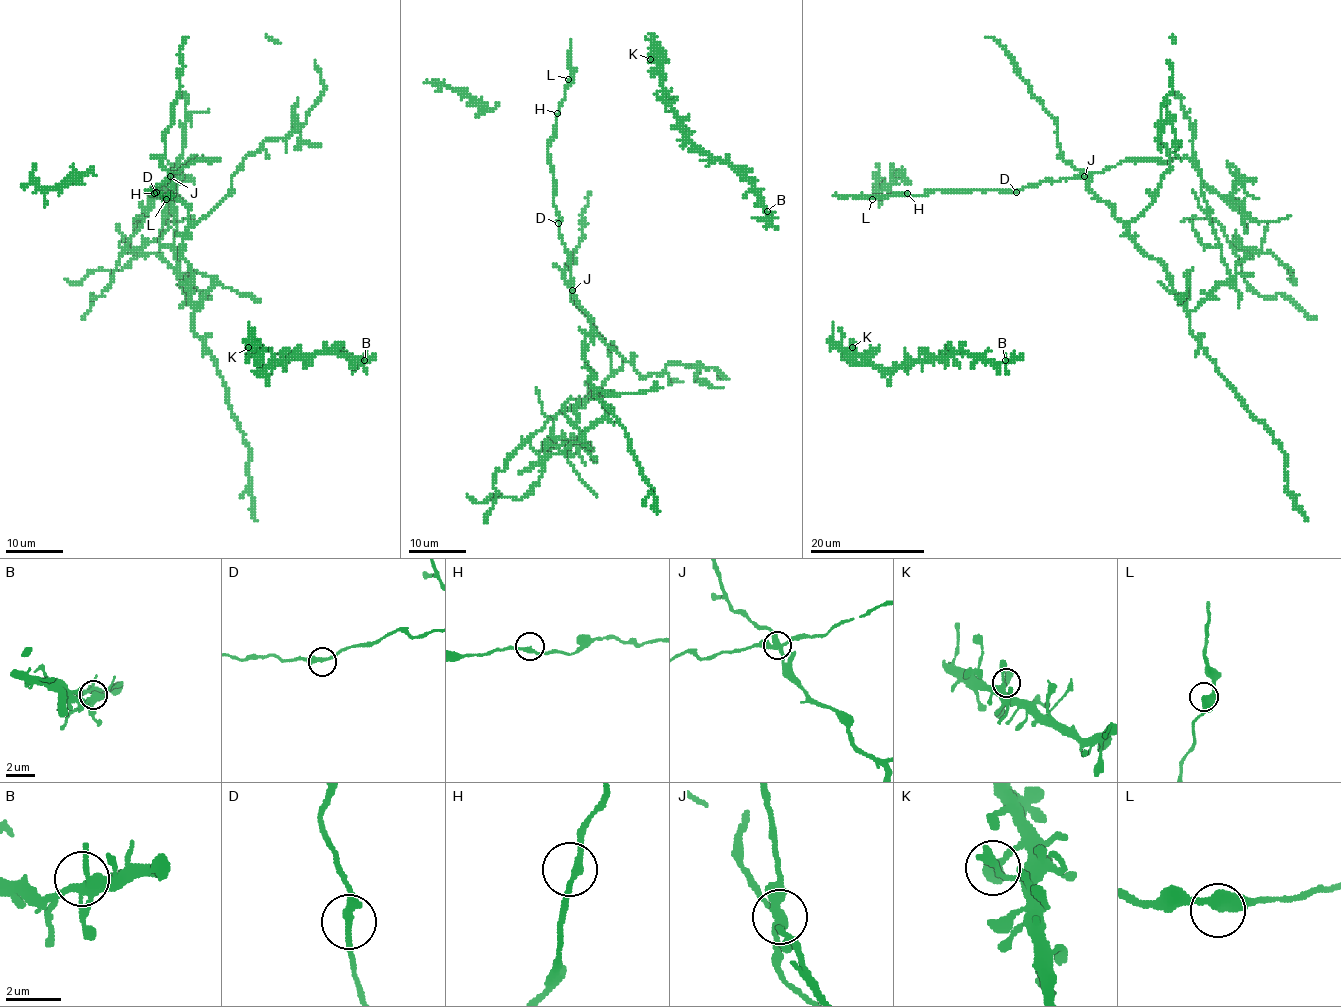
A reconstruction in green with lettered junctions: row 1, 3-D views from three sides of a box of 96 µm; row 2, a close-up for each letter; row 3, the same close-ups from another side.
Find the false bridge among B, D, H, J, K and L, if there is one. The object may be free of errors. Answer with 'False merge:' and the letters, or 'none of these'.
False merge: J

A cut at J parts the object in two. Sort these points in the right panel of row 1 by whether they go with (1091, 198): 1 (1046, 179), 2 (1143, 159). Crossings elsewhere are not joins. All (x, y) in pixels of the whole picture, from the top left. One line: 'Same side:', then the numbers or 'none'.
Same side: 2

